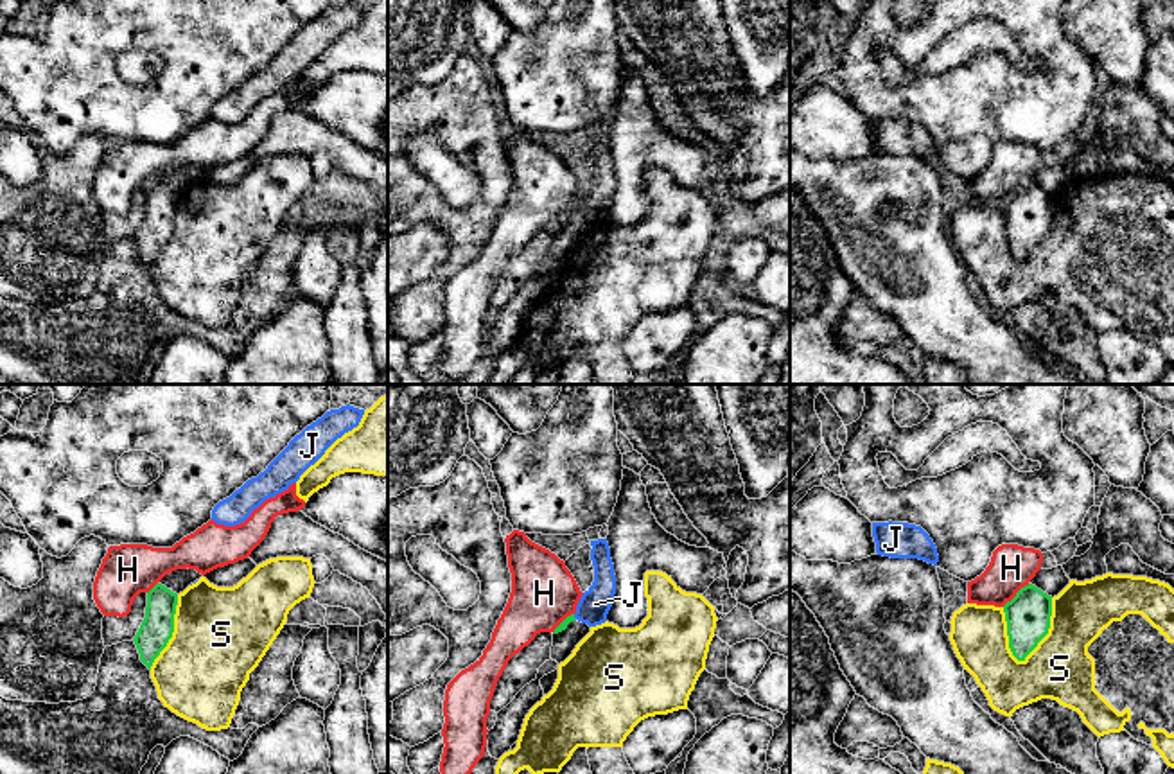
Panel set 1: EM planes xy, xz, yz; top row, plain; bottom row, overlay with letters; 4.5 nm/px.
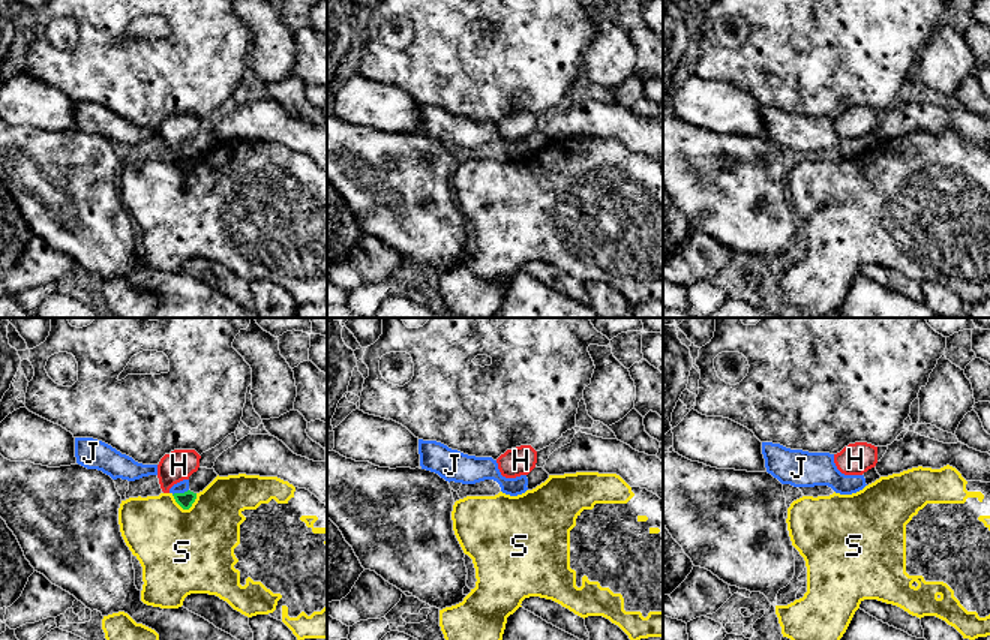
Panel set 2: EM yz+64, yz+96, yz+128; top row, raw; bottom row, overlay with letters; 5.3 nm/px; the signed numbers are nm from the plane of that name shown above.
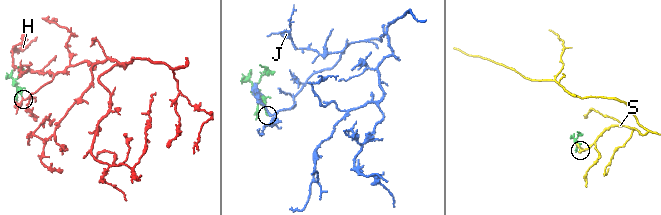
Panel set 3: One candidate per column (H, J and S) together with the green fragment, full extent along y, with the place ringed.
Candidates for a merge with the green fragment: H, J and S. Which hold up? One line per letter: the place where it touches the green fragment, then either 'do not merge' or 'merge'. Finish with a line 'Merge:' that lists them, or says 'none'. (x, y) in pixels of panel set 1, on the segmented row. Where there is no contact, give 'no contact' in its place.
H: meets green in yz at (1016, 595); do not merge
J: meets green in xz at (573, 616); do not merge
S: meets green in yz at (1047, 631); do not merge
Merge: none

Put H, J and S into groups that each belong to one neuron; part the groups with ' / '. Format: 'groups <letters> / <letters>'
groups H / J / S

